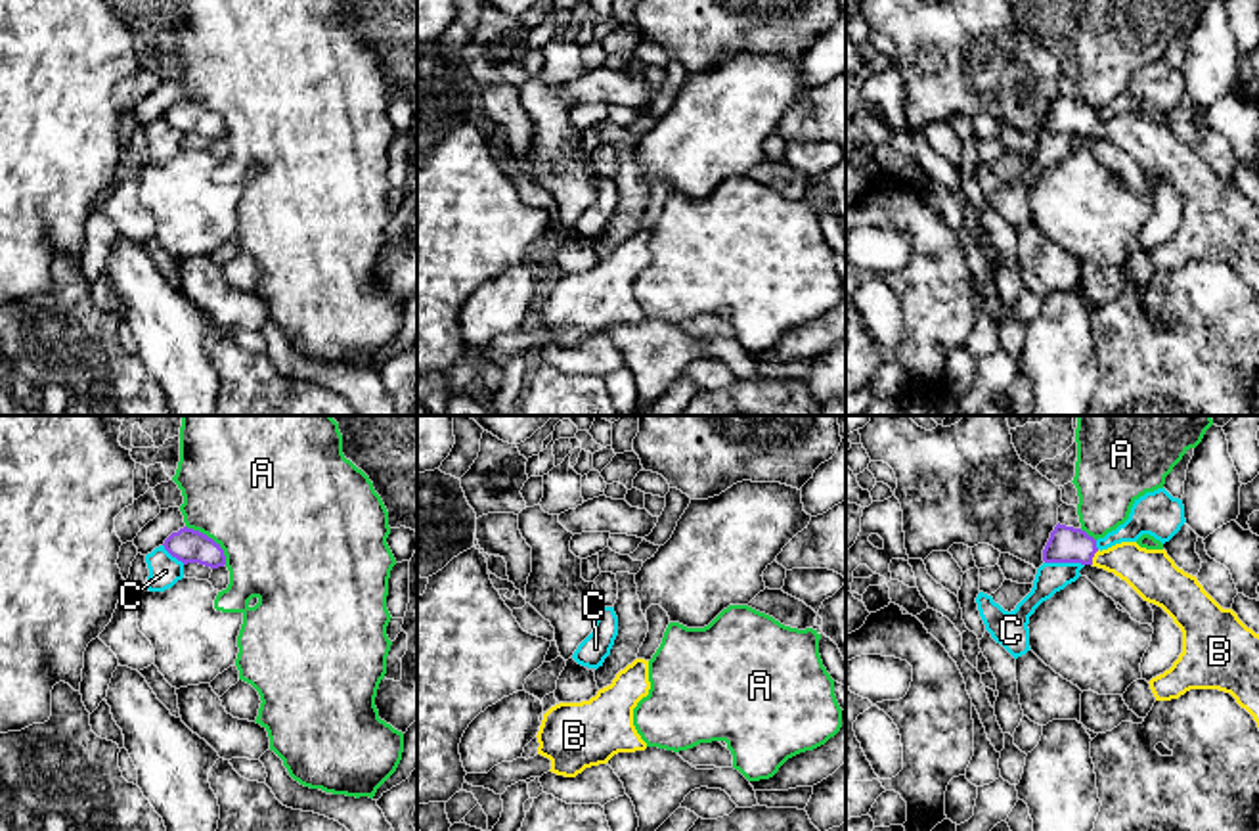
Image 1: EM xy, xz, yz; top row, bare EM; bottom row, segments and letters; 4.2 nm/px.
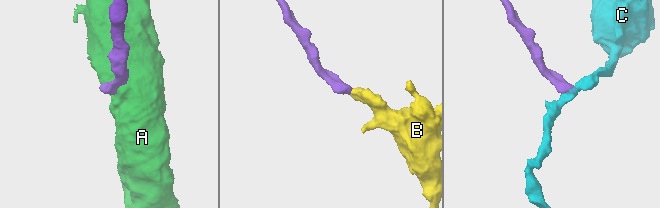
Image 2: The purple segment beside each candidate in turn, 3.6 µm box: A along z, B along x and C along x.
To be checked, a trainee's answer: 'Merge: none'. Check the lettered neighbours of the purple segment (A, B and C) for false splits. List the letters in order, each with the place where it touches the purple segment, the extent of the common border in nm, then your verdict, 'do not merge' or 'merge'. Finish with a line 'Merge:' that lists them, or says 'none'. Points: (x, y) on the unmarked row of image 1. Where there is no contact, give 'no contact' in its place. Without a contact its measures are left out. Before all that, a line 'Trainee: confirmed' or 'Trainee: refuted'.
Trainee: refuted
A: xy (211, 110) | 240 nm | do not merge
B: yz (1093, 127) | 70 nm | merge
C: yz (1064, 133) | 170 nm | do not merge
Merge: B

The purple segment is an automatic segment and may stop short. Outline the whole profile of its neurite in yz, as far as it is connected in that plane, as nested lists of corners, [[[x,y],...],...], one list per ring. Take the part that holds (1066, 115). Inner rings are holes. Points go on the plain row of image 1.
[[[1058,94],[1043,132],[1114,144],[1173,190],[1182,203],[1182,224],[1169,241],[1148,253],[1156,272],[1179,270],[1190,260],[1219,260],[1230,264],[1259,299],[1259,205],[1232,180],[1223,180],[1165,121],[1121,113],[1100,123],[1085,101]]]

